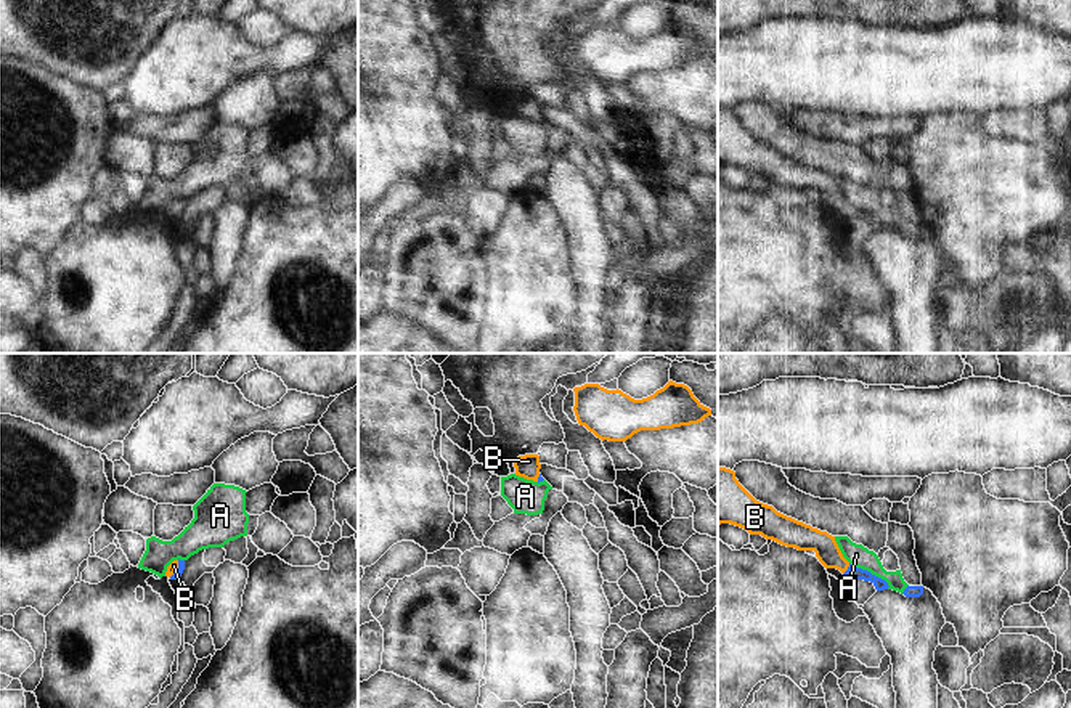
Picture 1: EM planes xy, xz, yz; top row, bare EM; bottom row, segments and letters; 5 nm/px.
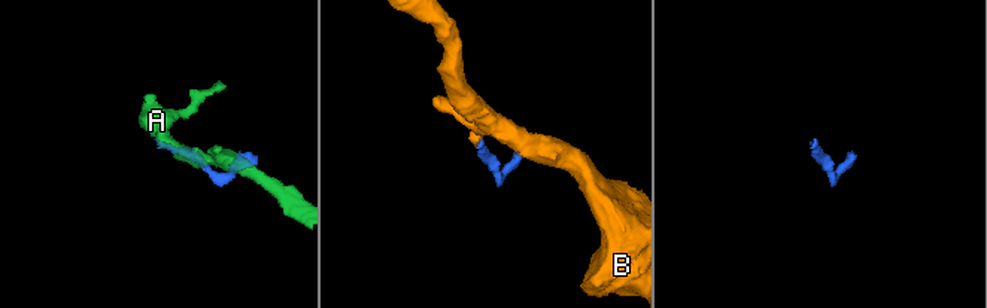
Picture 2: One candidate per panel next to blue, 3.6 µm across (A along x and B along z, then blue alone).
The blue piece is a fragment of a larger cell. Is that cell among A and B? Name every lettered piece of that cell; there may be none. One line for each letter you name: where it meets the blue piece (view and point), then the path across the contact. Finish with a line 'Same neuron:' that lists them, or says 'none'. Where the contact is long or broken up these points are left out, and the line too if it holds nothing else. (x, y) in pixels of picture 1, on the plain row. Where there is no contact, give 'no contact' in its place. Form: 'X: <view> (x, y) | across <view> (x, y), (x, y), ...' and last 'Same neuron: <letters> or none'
B: yz (848, 209) | across yz (853, 212), (848, 209), (824, 185)
Same neuron: B

